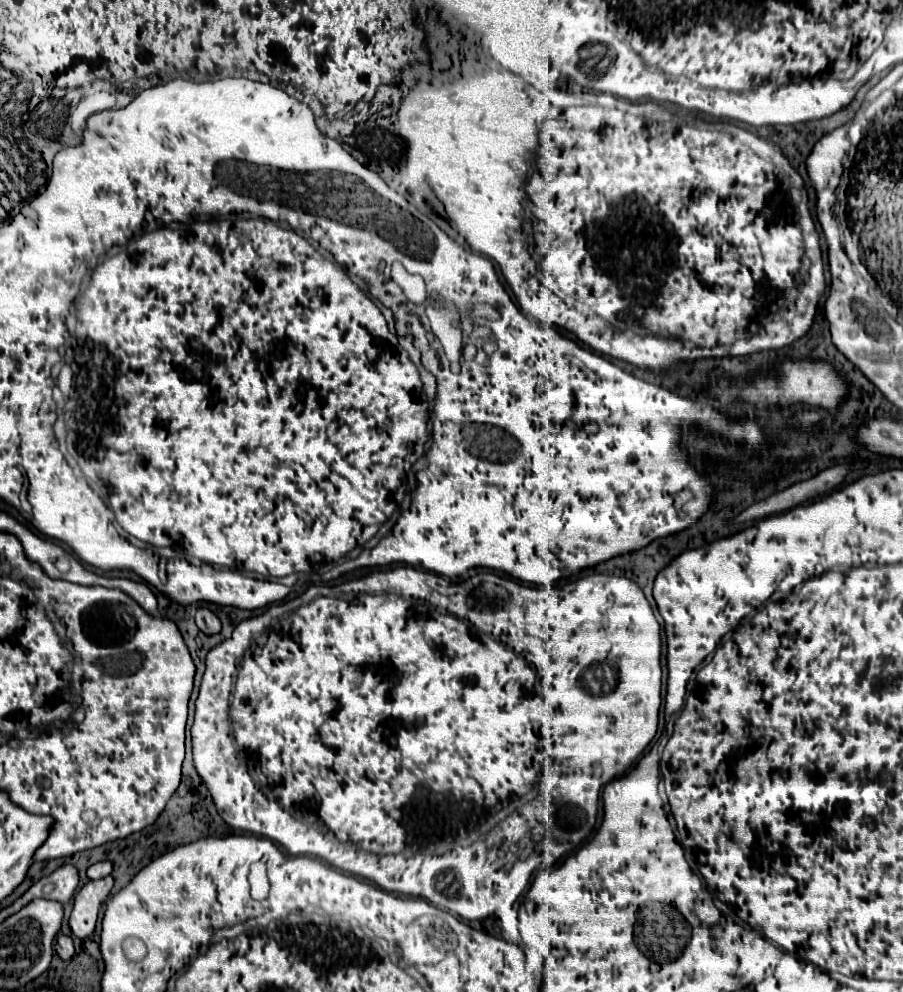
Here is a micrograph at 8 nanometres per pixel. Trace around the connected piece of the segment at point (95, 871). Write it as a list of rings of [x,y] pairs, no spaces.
[[[108,860],[98,862],[98,864],[92,864],[88,868],[88,878],[90,880],[98,880],[98,878],[104,878],[108,874],[112,874],[112,862],[108,862]]]

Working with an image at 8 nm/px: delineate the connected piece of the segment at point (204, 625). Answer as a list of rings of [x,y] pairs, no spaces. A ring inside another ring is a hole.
[[[206,606],[196,608],[194,618],[196,618],[198,628],[200,628],[204,634],[216,634],[216,632],[220,632],[220,620],[218,620],[218,616],[216,616],[210,608],[206,608]]]

